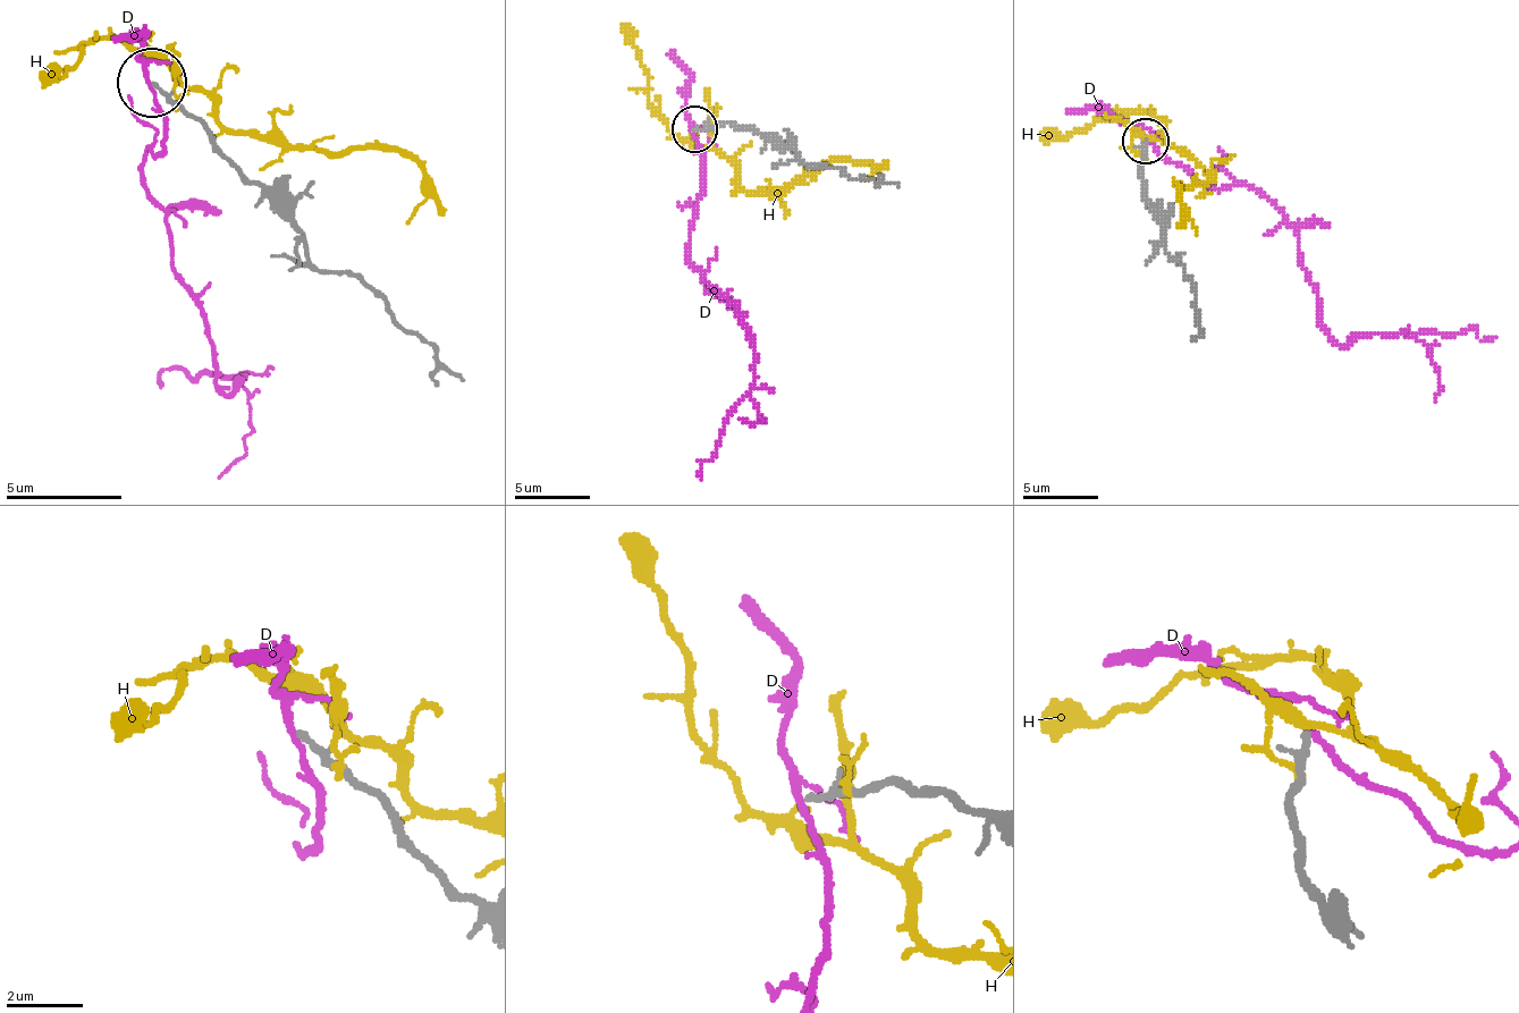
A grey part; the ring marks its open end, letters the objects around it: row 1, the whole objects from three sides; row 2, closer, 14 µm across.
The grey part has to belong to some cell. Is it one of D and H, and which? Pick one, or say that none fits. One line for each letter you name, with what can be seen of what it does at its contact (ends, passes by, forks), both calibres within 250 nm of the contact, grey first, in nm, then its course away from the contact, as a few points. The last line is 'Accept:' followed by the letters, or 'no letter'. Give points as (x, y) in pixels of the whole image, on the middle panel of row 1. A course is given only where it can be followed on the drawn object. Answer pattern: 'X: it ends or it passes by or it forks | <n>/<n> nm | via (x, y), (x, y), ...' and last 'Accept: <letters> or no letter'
Accept: no letter

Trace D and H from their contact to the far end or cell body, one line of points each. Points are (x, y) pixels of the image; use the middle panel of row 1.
D: (693, 129), (701, 187), (690, 263), (735, 304), (753, 351), (753, 388), (701, 461), (701, 479)
H: (712, 126), (712, 115), (712, 137), (747, 191), (784, 191), (834, 160), (871, 165), (860, 179)

